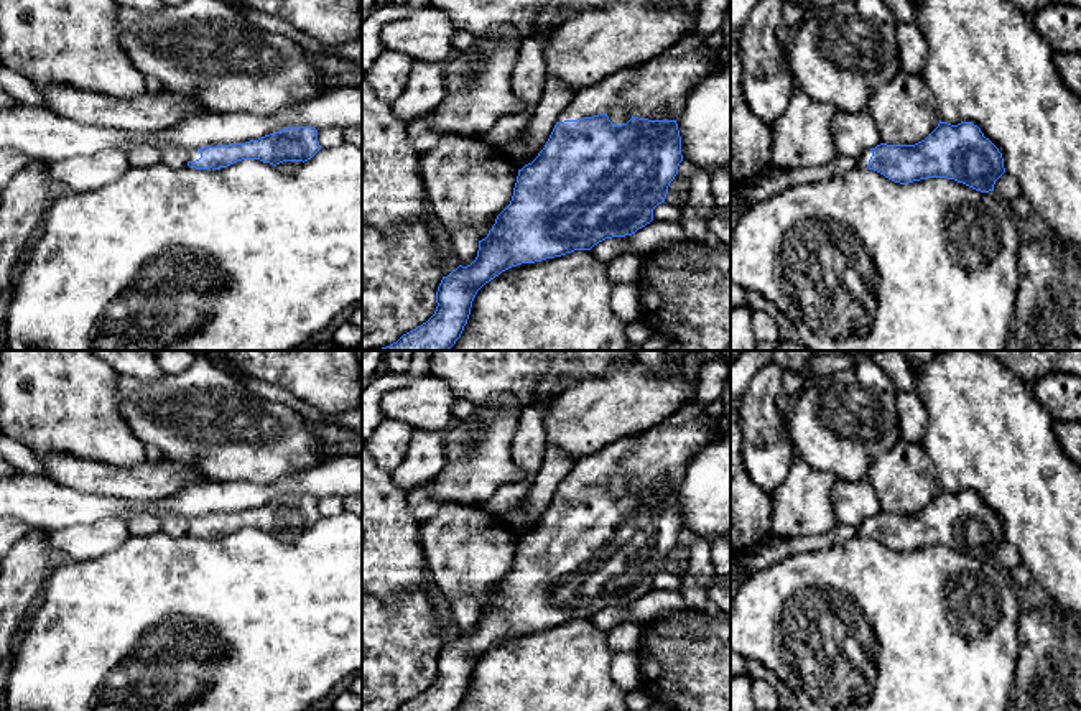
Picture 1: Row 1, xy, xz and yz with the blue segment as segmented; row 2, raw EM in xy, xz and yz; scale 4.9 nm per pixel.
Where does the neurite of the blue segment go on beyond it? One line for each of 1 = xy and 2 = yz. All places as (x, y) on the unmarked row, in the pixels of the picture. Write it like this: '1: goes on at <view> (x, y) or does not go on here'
1: goes on at xy (283, 535)
2: goes on at yz (862, 529)

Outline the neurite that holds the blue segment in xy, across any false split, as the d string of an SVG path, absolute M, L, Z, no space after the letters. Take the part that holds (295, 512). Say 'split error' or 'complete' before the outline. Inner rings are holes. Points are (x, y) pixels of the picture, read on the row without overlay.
split error; M288 495L245 512L204 515L188 520L188 535L220 538L242 528L260 528L286 541L311 528L321 514L314 495Z

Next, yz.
split error; M939 489L925 509L915 514L880 512L856 532L900 553L948 546L981 561L994 560L1005 541L1002 522L972 490L951 494Z

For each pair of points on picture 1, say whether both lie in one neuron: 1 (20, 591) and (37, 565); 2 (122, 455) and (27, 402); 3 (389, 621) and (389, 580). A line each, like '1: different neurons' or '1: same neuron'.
1: same neuron
2: same neuron
3: different neurons

